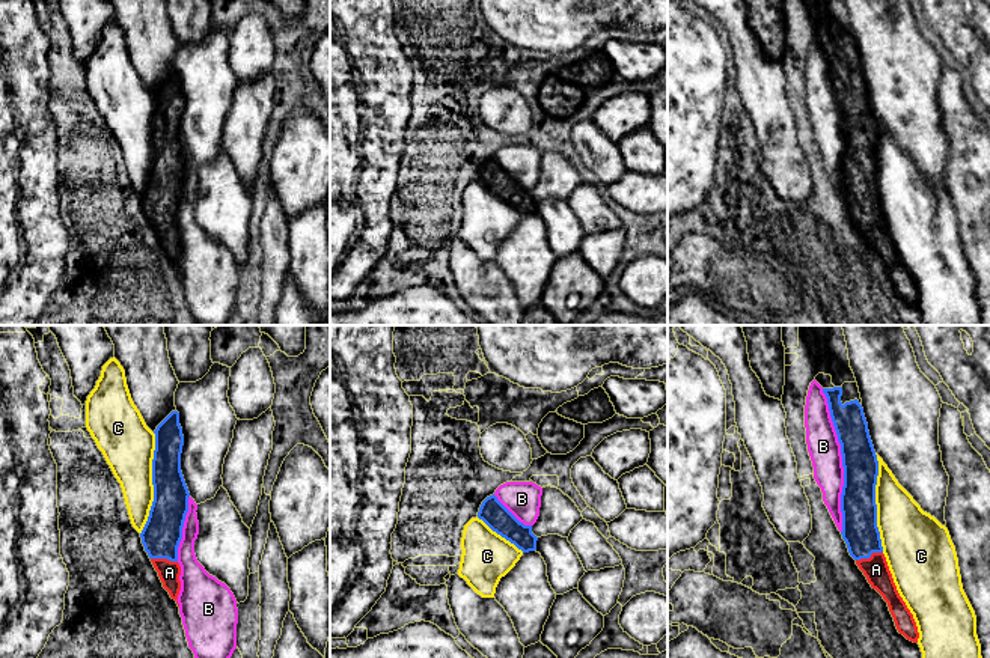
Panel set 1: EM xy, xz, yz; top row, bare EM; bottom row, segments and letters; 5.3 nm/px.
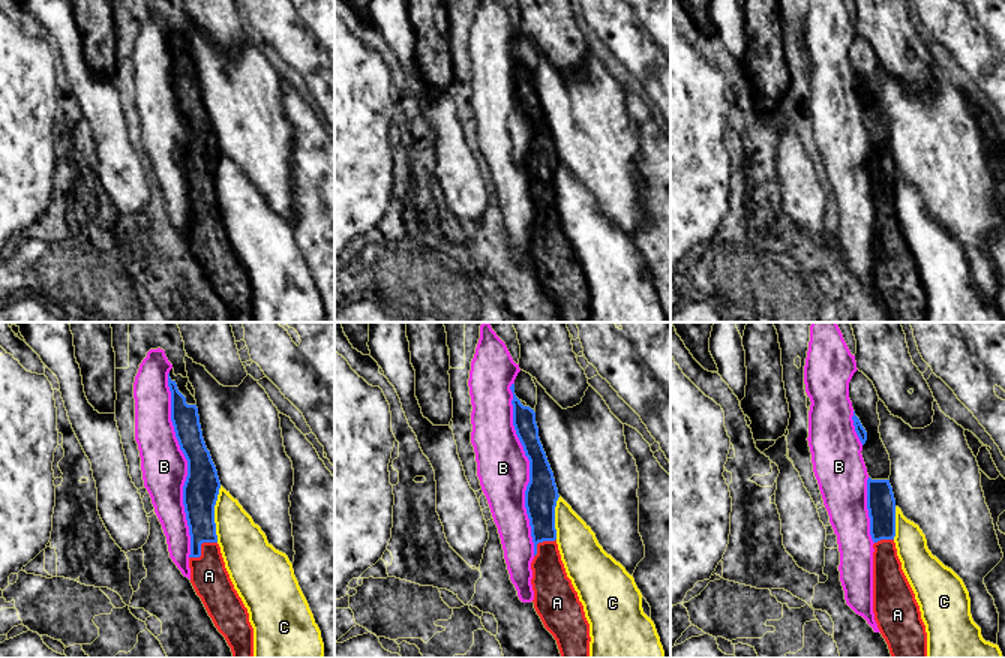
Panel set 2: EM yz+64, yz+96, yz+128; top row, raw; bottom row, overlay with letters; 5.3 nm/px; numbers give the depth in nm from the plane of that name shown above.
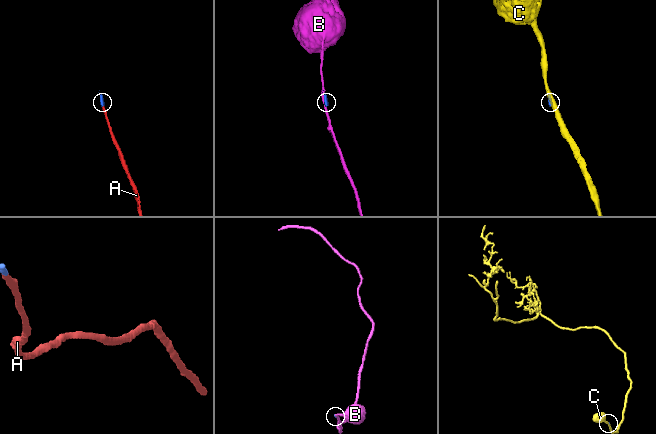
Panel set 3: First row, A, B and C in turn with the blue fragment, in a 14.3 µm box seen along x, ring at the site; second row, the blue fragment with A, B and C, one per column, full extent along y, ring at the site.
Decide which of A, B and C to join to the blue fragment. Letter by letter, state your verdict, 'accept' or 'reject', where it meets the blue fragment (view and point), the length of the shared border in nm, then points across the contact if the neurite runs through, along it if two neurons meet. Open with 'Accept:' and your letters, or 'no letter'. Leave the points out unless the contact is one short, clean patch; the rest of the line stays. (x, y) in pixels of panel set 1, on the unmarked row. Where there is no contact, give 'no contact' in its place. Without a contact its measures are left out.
Accept: A
A: accept; contact yz (868, 220); length 150 nm; way yz (861, 196), (868, 220), (876, 232)
B: reject; contact yz (843, 124); length 800 nm
C: reject; contact xy (152, 146); length 550 nm

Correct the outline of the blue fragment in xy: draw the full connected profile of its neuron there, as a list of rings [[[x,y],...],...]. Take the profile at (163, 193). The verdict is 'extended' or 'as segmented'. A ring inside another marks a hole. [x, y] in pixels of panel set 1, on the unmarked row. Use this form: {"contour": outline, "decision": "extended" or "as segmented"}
{"contour": [[[172,74],[157,89],[154,96],[154,164],[140,200],[163,250],[176,264],[181,253],[178,209],[182,202],[190,160],[181,134],[184,98],[179,87],[179,75]]], "decision": "extended"}

